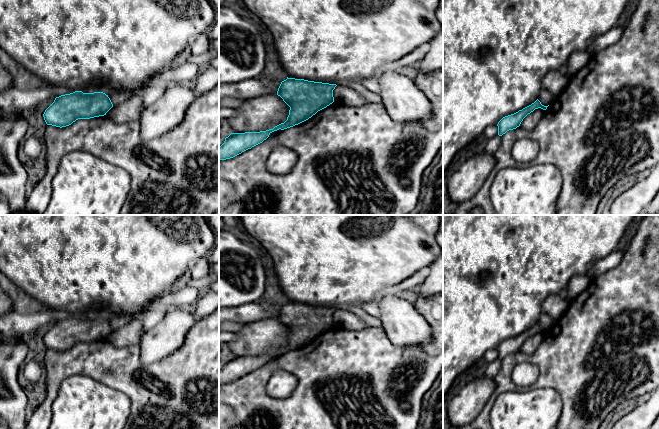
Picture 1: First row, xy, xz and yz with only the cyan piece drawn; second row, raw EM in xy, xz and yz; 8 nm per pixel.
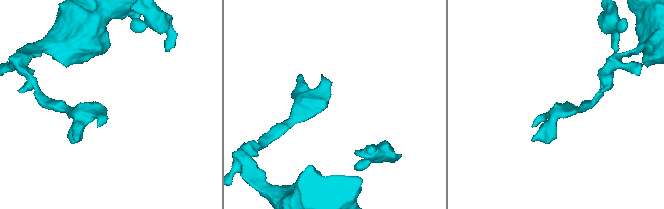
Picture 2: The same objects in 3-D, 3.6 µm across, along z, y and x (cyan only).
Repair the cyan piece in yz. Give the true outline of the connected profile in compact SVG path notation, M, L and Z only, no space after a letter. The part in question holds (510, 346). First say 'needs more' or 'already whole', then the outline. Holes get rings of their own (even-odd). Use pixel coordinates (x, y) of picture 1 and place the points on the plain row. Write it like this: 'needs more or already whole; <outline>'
already whole; M537 323L534 327L531 329L523 332L522 334L519 334L518 336L503 341L497 348L498 350L498 359L502 360L509 354L516 353L520 350L523 343L533 336L535 333L541 332L543 334L546 334L548 330L544 330L541 328L541 326Z

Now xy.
already whole; M75 315L56 321L45 334L43 341L47 349L62 352L78 343L104 340L112 331L110 322L103 316Z

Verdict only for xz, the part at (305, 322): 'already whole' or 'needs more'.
already whole

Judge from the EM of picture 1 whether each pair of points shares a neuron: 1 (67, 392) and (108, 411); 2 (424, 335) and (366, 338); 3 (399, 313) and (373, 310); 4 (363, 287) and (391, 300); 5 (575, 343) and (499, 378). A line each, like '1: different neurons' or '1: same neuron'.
1: same neuron
2: different neurons
3: different neurons
4: different neurons
5: same neuron

